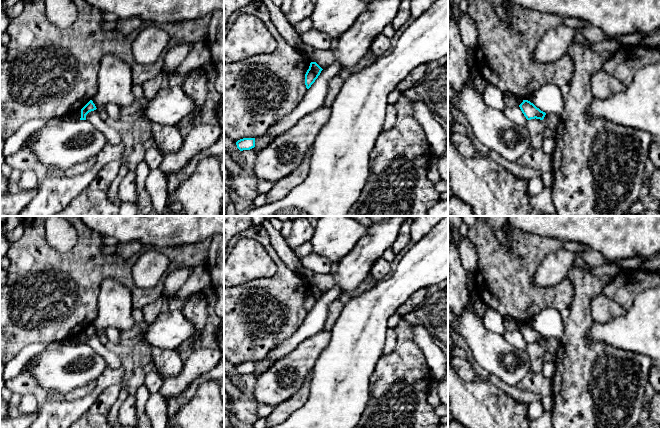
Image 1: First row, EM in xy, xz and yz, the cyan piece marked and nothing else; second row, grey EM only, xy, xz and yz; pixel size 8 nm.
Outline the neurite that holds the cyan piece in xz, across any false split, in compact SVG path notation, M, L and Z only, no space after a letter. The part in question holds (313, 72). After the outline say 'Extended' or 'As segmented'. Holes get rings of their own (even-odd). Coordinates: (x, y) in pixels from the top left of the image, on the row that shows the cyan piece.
M316 62L310 63L309 69L305 74L305 85L307 89L315 82L322 70L323 69Z. As segmented

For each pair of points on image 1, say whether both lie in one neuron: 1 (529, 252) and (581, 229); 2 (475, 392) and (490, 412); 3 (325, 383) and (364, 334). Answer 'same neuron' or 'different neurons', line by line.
1: different neurons
2: same neuron
3: same neuron

